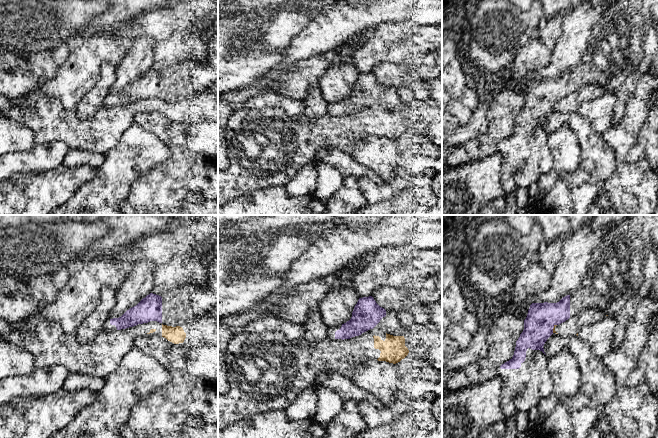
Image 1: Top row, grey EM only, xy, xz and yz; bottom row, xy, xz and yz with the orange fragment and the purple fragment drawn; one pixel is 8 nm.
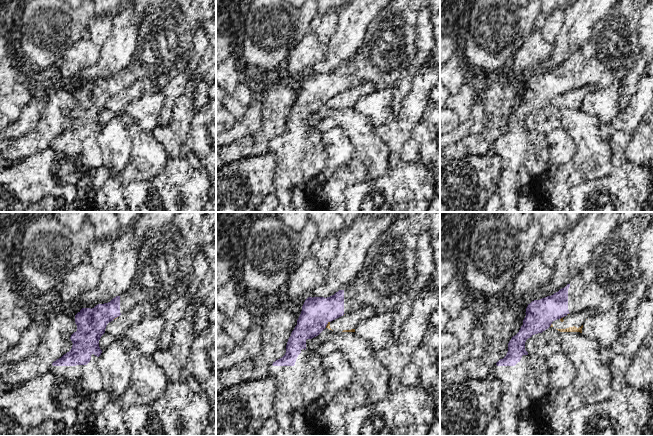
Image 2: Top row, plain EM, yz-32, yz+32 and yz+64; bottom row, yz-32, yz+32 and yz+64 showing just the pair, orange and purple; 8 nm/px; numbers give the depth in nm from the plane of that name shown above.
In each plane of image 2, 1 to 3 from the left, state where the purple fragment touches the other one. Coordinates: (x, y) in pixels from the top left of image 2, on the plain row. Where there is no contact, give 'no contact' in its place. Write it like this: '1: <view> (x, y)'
1: yz-32 (115, 94)
2: yz+32 (327, 100)
3: yz+64 (561, 94)

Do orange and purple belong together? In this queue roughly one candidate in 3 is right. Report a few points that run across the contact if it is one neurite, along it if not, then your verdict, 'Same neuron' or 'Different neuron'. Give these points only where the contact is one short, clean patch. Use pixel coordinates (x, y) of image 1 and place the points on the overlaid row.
Line: yz (556, 324), (552, 332). Different neuron

